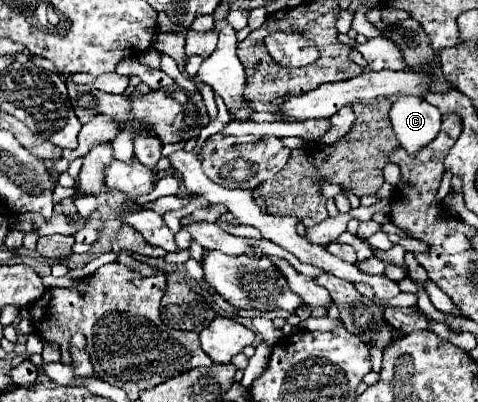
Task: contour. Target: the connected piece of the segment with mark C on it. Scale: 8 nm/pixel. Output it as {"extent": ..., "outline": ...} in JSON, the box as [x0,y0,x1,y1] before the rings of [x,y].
{"extent":[389,97,441,155],"outline":[[[399,97],[393,101],[389,115],[397,141],[409,155],[431,143],[441,127],[441,113],[421,97]]]}

